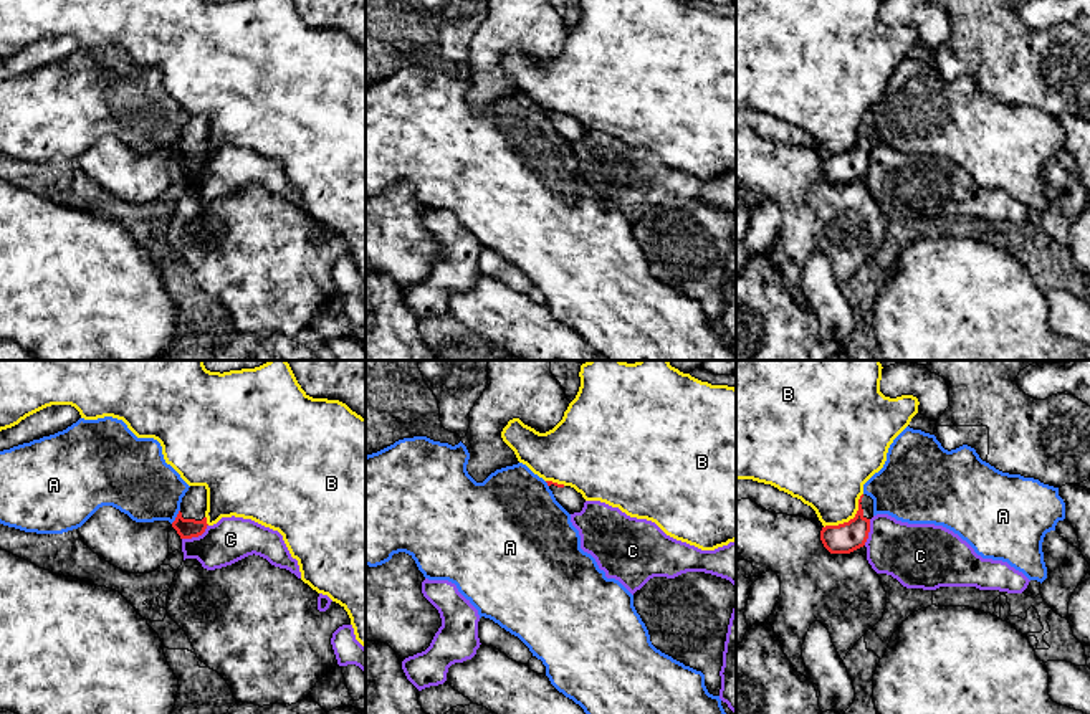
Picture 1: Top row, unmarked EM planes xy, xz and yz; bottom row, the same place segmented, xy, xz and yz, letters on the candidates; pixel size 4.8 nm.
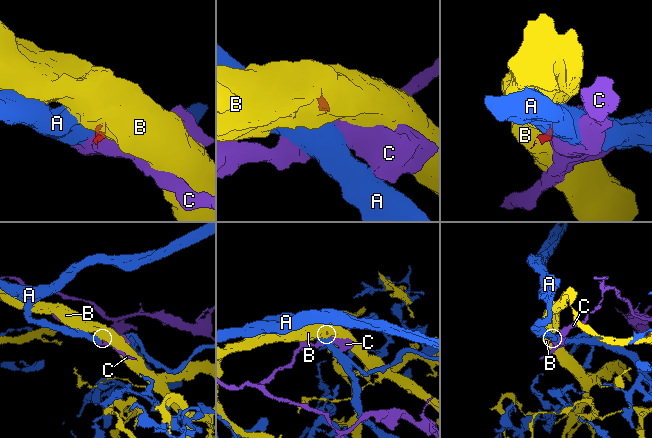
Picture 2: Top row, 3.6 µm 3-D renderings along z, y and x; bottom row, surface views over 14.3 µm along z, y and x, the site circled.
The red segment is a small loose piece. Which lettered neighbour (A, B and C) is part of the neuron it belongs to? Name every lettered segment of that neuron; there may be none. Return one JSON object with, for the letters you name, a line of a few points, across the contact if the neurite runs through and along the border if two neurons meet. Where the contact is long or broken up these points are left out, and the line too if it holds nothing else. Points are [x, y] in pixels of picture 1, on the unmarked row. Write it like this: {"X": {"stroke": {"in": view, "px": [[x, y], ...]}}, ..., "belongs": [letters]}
{"belongs": []}

